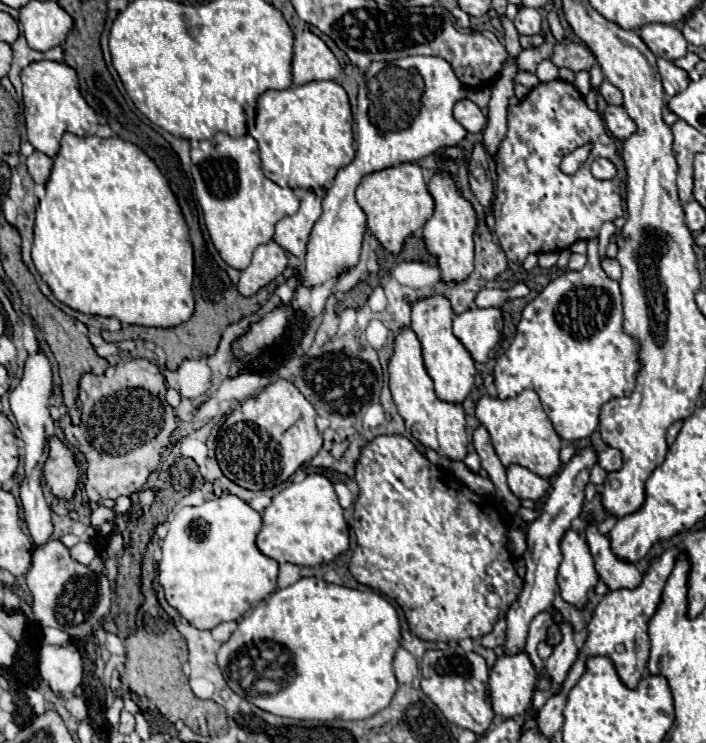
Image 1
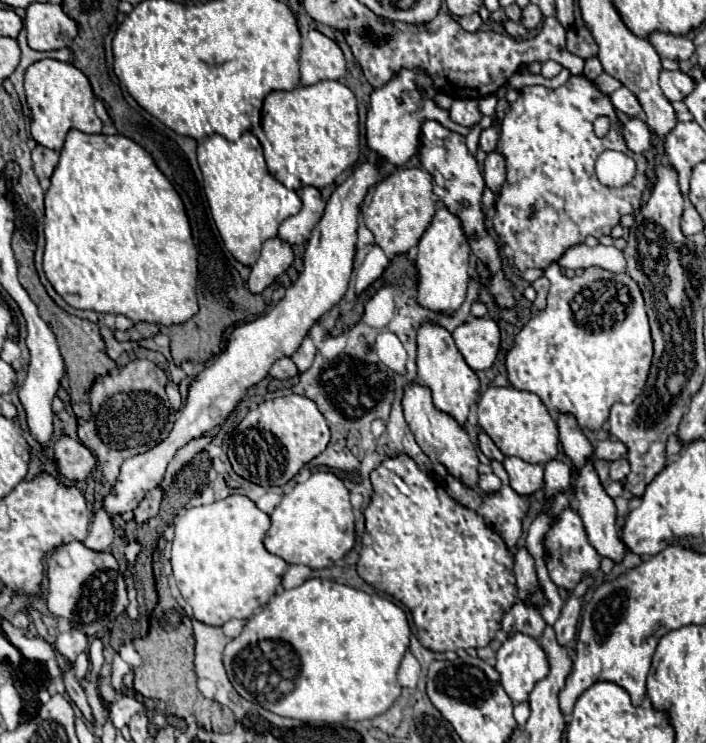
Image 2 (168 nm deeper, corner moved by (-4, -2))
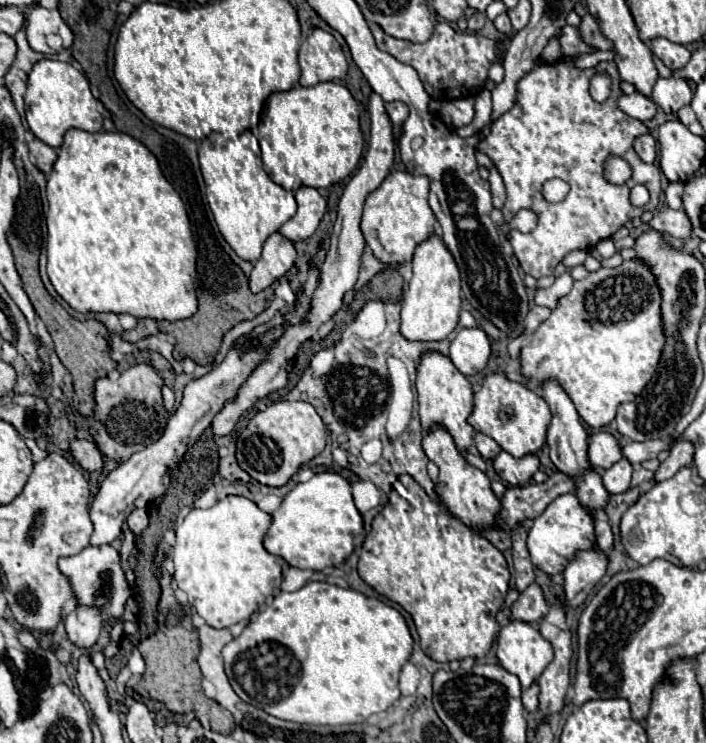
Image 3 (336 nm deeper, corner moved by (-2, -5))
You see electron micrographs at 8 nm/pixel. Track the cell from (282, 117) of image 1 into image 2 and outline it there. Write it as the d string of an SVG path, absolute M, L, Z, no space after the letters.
M320 81L310 87L298 85L292 91L272 91L264 99L262 129L286 163L286 167L270 169L270 173L295 191L308 185L316 189L332 185L360 157L356 97L338 81Z

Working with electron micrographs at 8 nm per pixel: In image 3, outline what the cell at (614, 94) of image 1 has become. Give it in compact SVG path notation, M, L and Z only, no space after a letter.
M634 92L634 94L630 94L630 96L624 94L624 96L618 100L618 106L620 106L622 112L626 112L628 116L632 116L632 118L636 118L636 120L642 120L642 122L652 120L652 118L656 116L656 108L658 108L650 98L642 96L640 92Z

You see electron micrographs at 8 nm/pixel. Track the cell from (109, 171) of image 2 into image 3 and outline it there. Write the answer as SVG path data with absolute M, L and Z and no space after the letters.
M68 130L64 136L64 142L58 152L58 160L52 168L52 174L48 178L46 186L50 210L46 216L48 222L48 276L54 284L56 292L76 310L76 312L128 312L136 318L154 318L154 320L184 320L190 318L196 312L196 244L192 238L190 220L184 208L182 198L174 190L174 186L164 178L156 156L138 140L134 140L130 134L124 132L84 132L84 130Z

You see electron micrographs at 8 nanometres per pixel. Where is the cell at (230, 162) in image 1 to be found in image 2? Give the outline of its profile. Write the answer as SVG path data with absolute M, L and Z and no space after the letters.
M250 131L236 143L220 135L206 137L198 147L198 165L204 175L204 193L226 249L236 261L252 267L262 243L276 237L280 223L302 209L300 197L268 173L262 147Z

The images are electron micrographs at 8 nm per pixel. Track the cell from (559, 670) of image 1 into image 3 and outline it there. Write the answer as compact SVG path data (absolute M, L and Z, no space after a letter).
M600 548L578 550L564 570L566 606L580 606L590 590L602 580L608 568L608 556Z

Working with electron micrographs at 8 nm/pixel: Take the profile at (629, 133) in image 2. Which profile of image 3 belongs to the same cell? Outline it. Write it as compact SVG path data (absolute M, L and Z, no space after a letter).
M650 134L638 136L634 142L634 150L646 164L652 164L656 160L656 140Z

